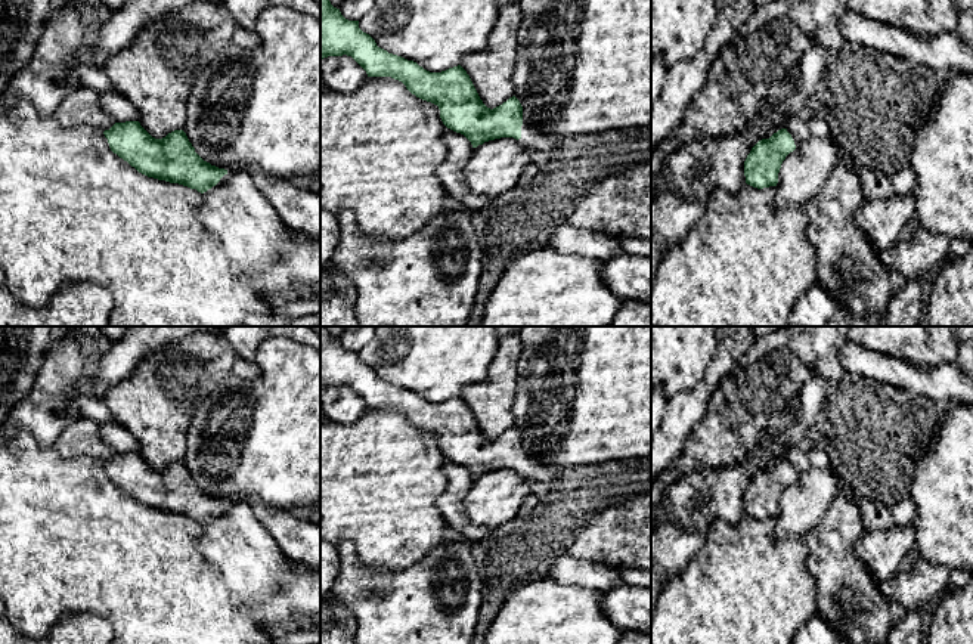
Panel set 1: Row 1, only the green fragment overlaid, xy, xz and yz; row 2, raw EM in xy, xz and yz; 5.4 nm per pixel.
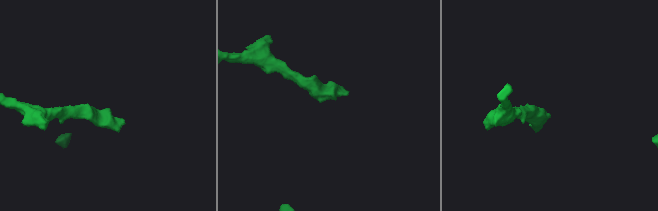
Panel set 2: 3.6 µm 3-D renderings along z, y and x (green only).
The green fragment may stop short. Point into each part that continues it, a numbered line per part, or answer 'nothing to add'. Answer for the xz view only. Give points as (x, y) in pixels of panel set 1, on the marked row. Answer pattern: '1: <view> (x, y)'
1: xz (549, 144)

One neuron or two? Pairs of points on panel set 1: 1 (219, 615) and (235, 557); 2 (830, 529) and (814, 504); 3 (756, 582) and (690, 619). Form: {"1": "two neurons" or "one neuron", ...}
{"1": "two neurons", "2": "two neurons", "3": "one neuron"}

